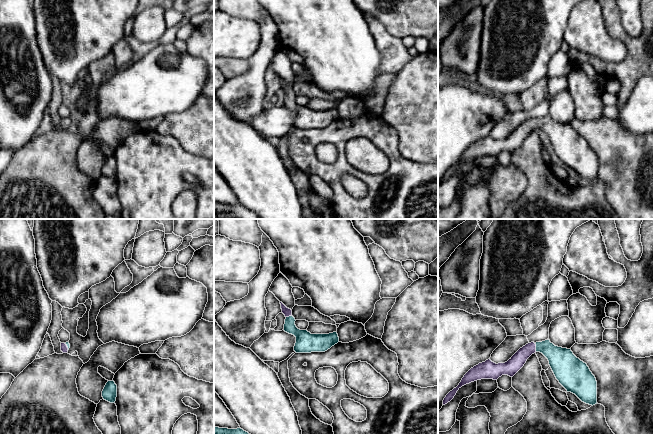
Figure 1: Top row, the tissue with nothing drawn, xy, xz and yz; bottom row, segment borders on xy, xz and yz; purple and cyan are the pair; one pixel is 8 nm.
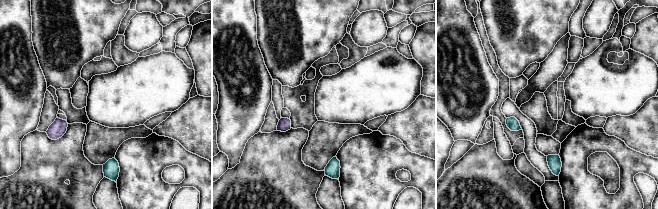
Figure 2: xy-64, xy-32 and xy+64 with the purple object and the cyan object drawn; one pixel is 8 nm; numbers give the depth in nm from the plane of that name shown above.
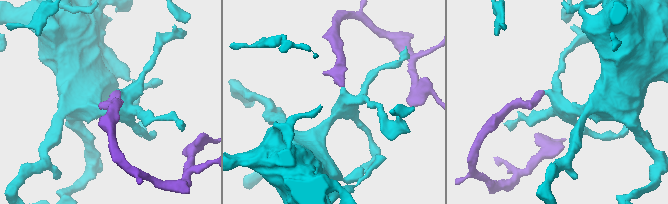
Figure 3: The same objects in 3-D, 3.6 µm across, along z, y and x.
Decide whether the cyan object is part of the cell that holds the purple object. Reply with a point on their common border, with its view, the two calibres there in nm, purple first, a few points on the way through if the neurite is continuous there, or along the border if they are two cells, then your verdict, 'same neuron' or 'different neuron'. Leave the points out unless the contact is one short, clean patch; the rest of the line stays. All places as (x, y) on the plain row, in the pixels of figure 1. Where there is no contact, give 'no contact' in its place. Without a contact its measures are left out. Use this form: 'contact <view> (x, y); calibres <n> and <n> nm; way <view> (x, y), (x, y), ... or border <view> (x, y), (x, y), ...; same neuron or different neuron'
contact yz (535, 123); calibres 120 and 220 nm; way yz (512, 142), (530, 124), (535, 123), (546, 123), (562, 137); same neuron

